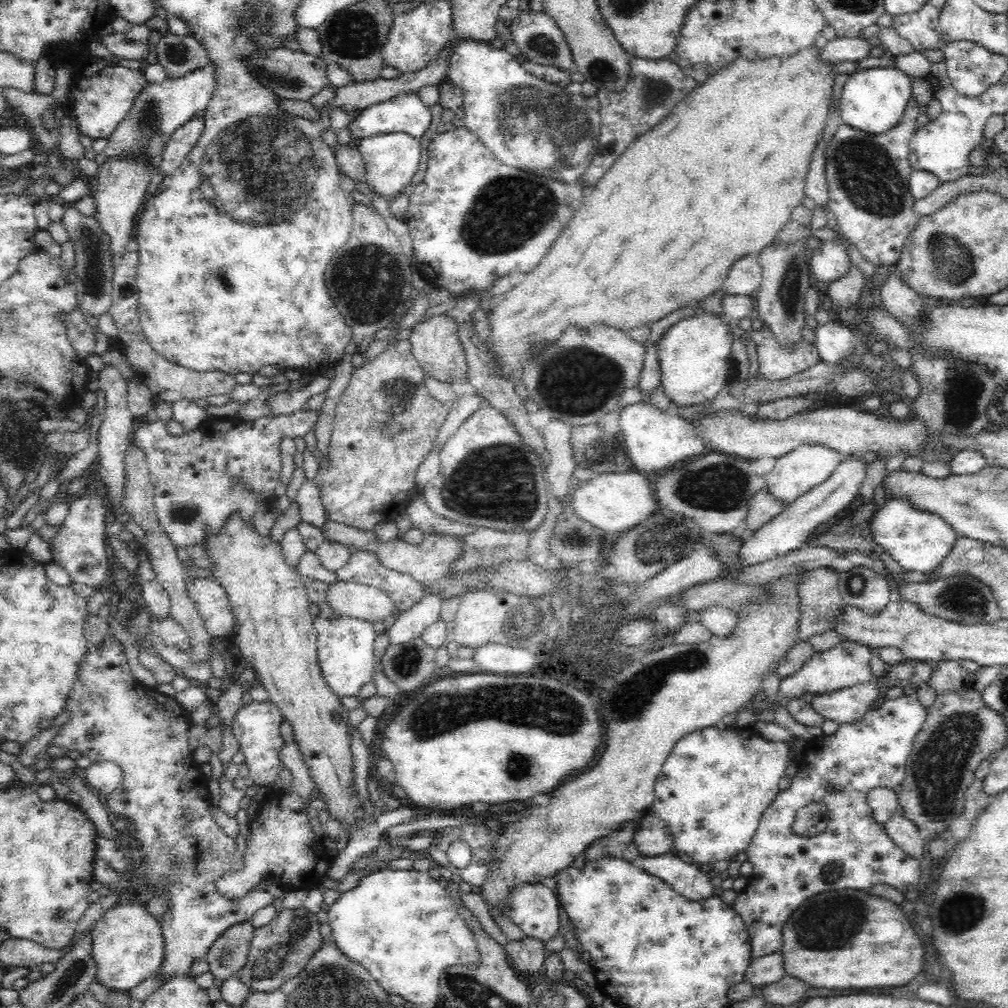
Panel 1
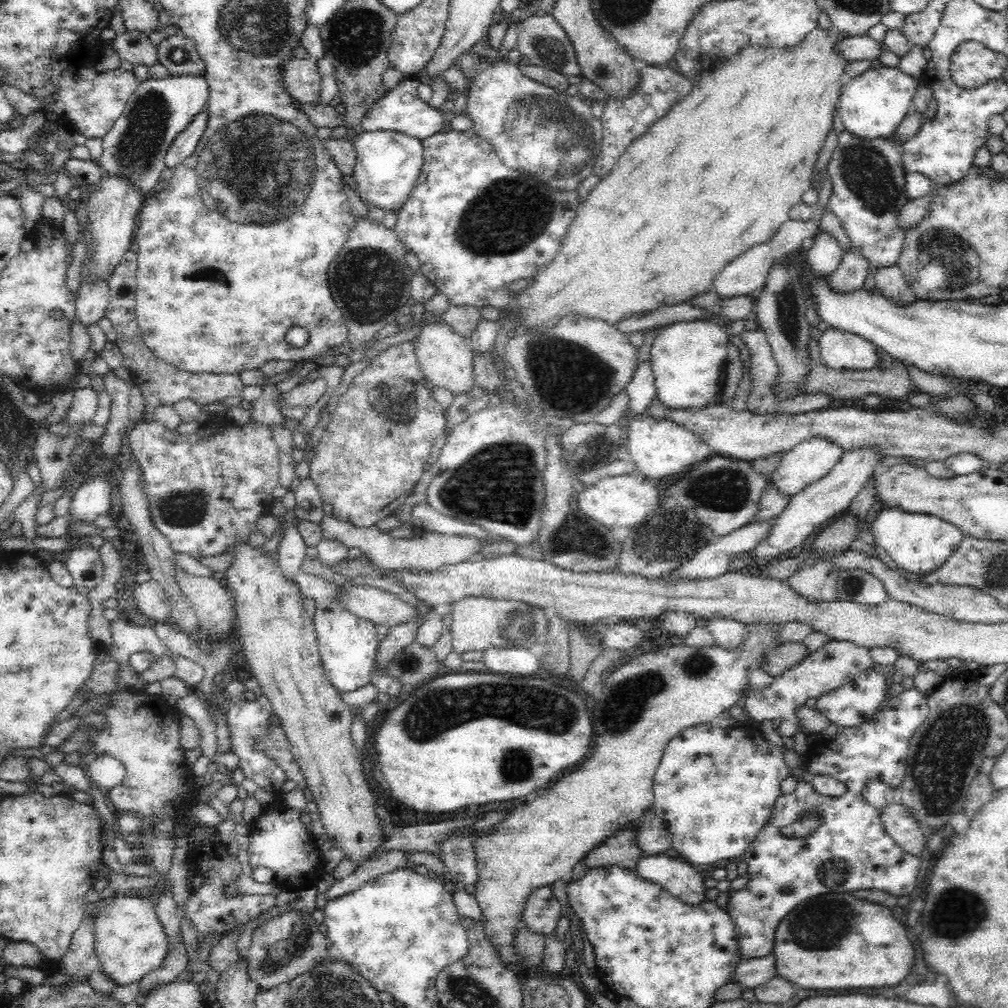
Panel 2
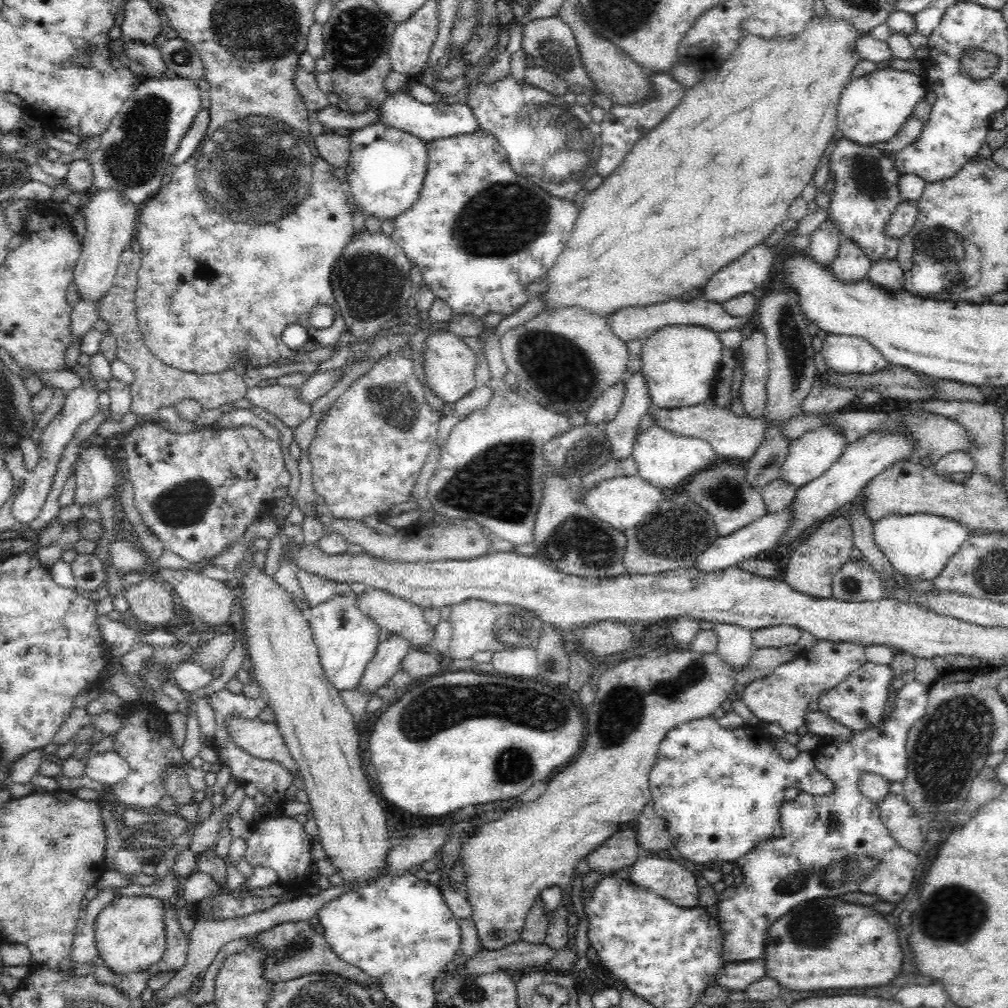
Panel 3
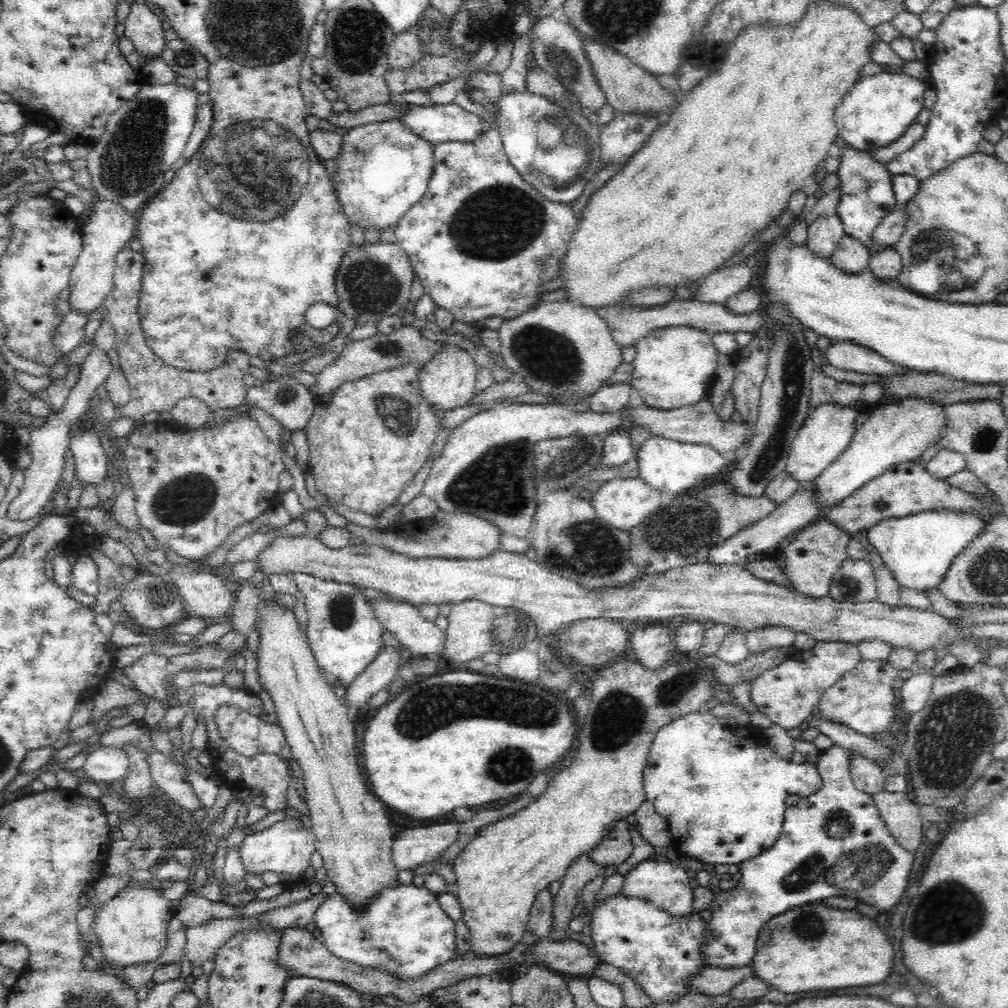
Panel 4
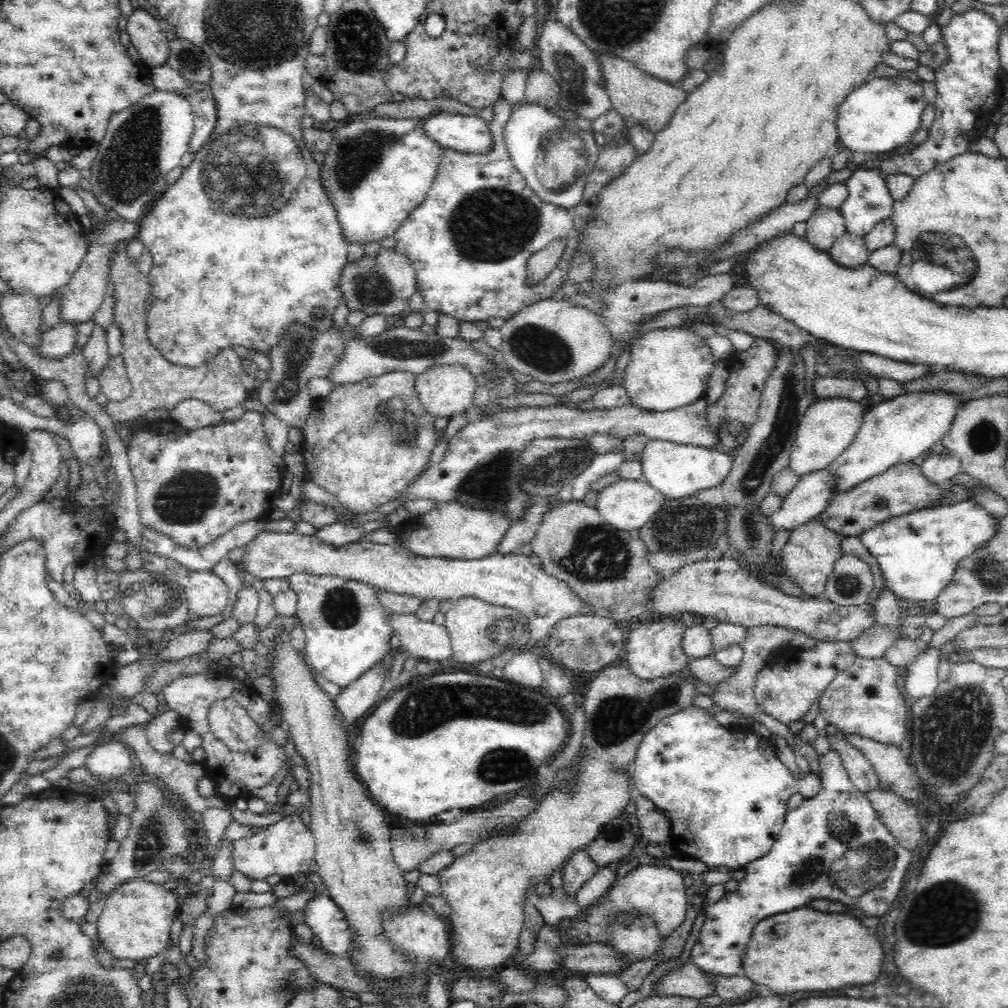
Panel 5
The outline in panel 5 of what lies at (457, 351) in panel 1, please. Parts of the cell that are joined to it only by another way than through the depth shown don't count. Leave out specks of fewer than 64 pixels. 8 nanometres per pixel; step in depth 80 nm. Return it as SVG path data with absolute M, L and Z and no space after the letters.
M435 365L415 378L416 393L433 418L451 417L473 405L475 378L462 365Z

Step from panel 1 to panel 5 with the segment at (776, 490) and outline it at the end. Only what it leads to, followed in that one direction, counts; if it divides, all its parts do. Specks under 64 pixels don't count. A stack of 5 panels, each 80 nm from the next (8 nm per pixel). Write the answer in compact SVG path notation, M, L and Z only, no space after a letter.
M815 400L808 408L795 434L789 466L799 478L824 470L848 448L863 421L864 408L850 400Z

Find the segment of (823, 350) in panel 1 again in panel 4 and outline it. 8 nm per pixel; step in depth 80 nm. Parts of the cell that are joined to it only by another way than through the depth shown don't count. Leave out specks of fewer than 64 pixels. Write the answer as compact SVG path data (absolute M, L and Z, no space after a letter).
M831 341L825 358L828 364L836 369L868 375L876 374L878 377L902 375L908 371L885 360L872 348L848 342Z

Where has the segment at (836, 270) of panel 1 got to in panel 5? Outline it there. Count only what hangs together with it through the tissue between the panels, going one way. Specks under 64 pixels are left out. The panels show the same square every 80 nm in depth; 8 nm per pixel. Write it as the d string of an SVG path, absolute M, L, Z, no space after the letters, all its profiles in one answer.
M828 207L816 208L807 222L806 240L814 247L829 252L830 247L844 234L845 224L839 210Z

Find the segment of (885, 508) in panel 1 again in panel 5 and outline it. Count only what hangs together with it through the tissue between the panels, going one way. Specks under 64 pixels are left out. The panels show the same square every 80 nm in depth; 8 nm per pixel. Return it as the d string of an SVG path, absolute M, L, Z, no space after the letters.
M972 499L958 501L954 504L930 506L920 510L890 518L874 528L863 532L859 538L870 556L876 556L884 583L898 598L914 598L914 600L936 599L940 590L952 580L954 568L965 556L968 556L976 546L988 542L994 536L994 526L998 518L990 515L980 504Z

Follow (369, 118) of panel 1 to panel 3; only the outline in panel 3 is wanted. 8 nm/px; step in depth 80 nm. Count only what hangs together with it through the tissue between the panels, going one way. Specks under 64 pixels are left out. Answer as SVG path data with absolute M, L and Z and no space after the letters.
M406 82L404 88L386 96L382 105L376 109L376 122L372 123L386 125L387 128L397 128L401 132L417 136L426 143L430 140L450 138L450 136L470 135L478 130L476 117L468 105L455 103L447 106L442 102L422 103L410 94L414 85L416 85L415 82Z

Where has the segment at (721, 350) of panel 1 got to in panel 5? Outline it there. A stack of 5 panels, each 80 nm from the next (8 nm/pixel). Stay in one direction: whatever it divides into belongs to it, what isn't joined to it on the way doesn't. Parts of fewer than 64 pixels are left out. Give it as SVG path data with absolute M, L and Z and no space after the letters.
M664 328L644 334L630 349L632 360L625 369L626 401L644 411L672 411L702 399L714 371L714 358L707 340L692 329Z

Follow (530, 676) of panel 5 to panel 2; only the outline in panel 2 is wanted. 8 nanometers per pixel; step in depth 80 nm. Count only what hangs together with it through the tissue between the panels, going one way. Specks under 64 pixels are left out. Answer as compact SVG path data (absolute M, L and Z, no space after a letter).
M488 647L482 652L480 659L488 672L494 674L534 674L538 668L538 658L532 654L529 648L512 647Z

